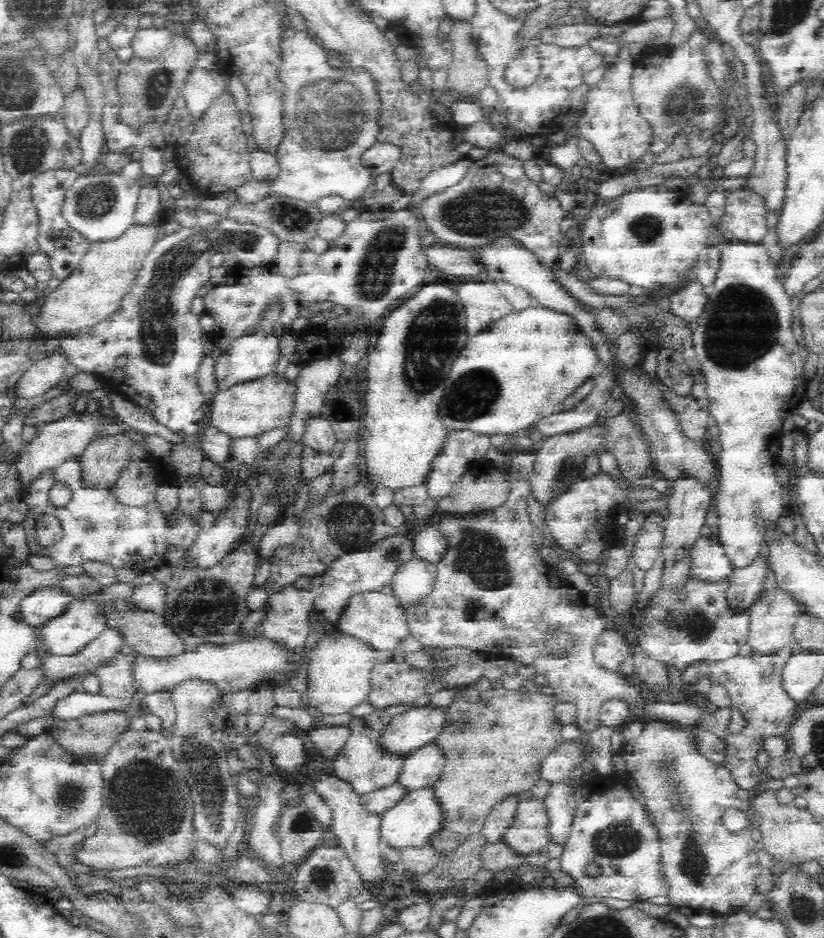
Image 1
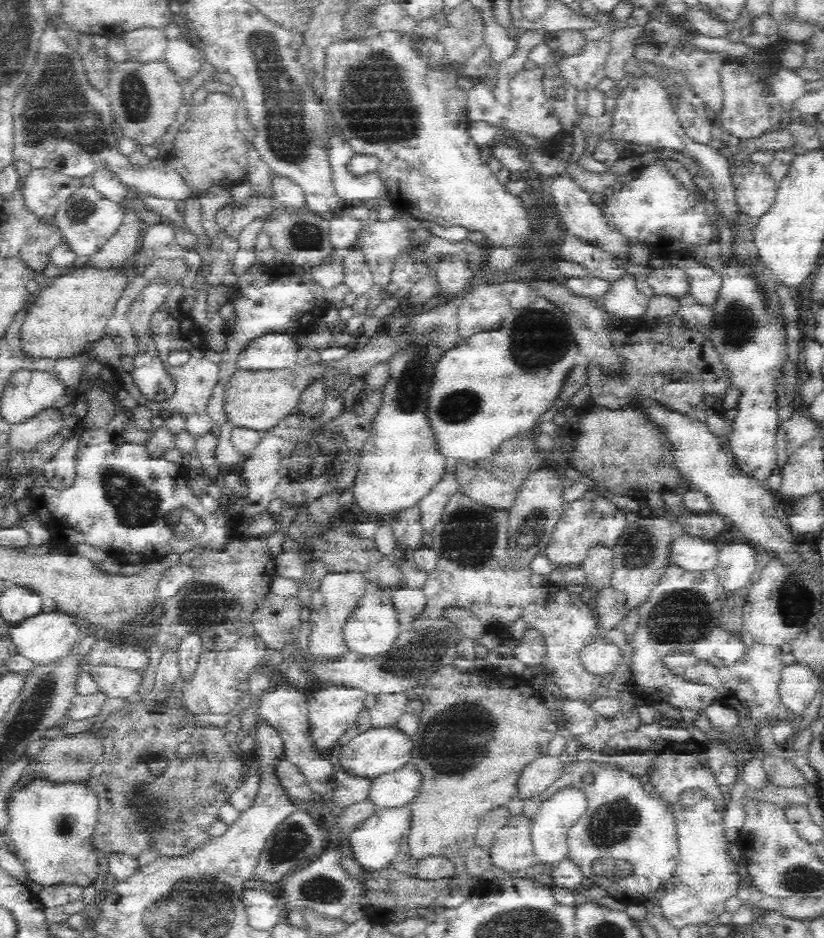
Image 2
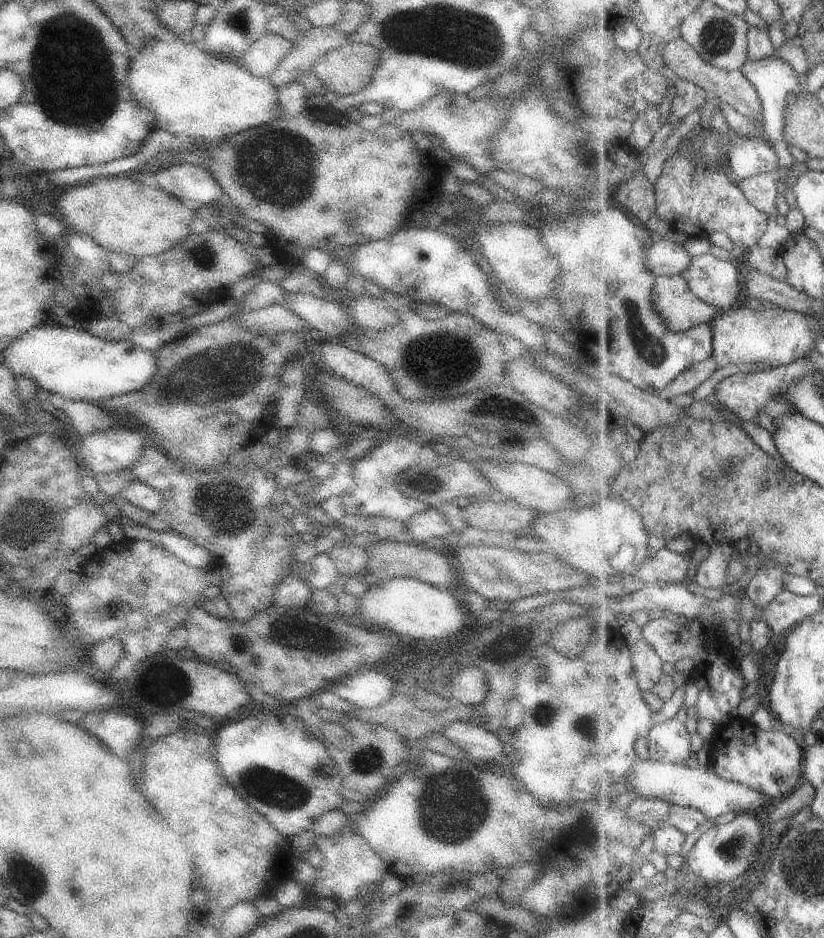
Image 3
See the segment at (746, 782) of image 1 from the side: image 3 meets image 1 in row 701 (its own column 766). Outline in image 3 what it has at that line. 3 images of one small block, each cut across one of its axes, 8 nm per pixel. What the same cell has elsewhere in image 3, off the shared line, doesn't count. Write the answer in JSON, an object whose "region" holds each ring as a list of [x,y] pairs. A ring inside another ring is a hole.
{"region":[[[733,718],[727,727],[720,730],[709,730],[712,741],[710,742],[710,758],[708,765],[712,771],[716,771],[722,778],[730,780],[730,782],[740,782],[746,784],[750,788],[756,788],[768,796],[774,798],[786,799],[790,796],[802,783],[804,772],[804,757],[802,746],[796,738],[792,738],[790,734],[775,728],[771,730],[762,730],[758,728],[754,722],[750,722],[747,718]]]}

